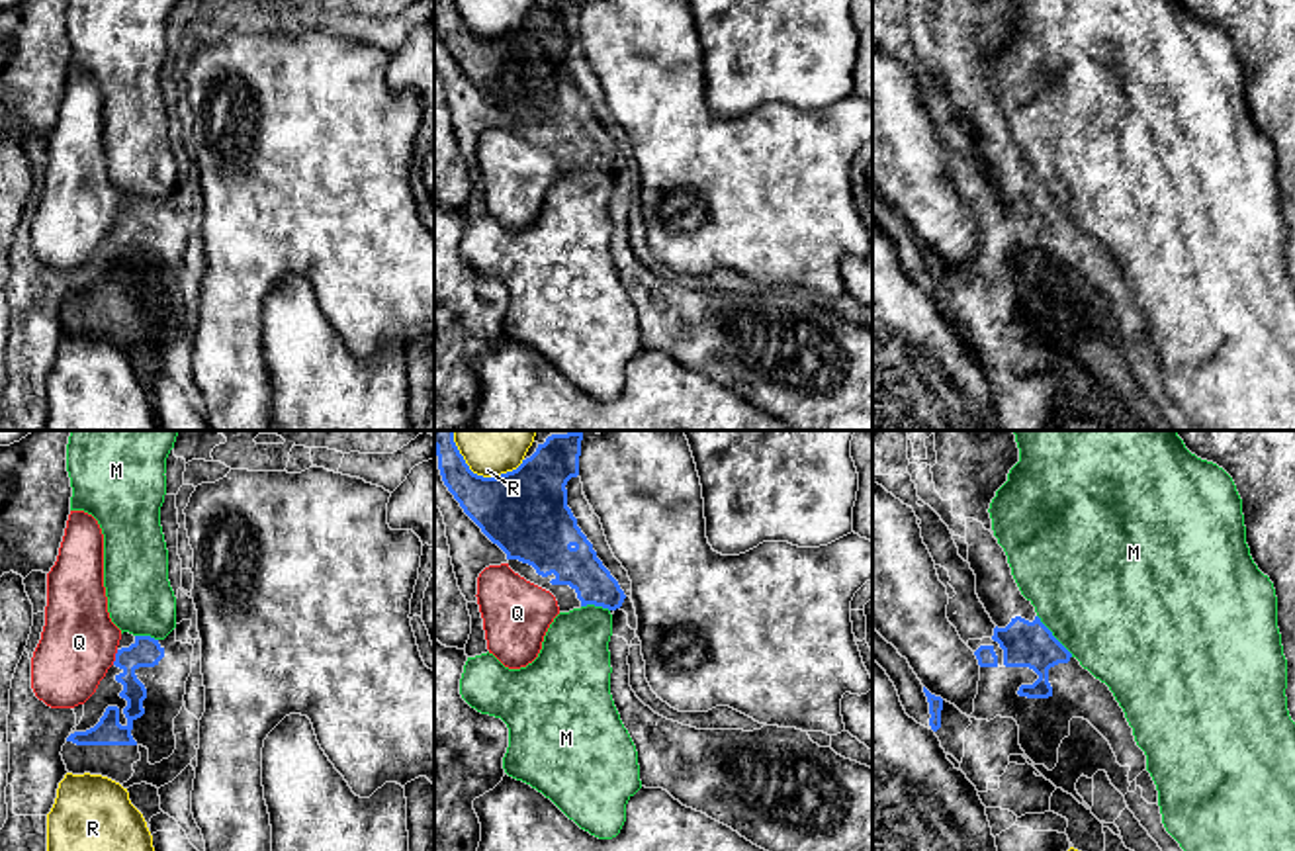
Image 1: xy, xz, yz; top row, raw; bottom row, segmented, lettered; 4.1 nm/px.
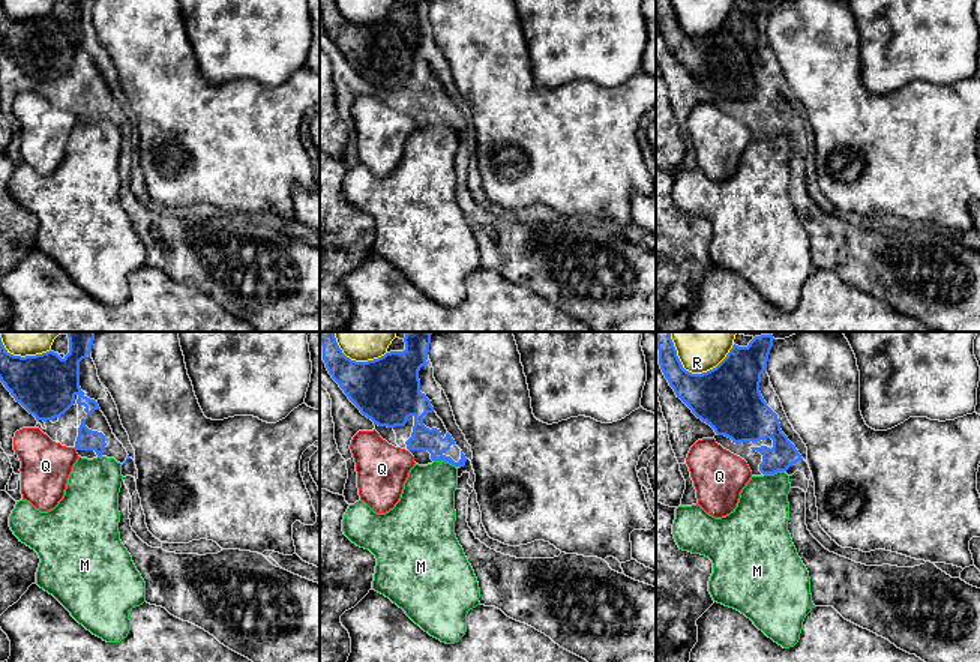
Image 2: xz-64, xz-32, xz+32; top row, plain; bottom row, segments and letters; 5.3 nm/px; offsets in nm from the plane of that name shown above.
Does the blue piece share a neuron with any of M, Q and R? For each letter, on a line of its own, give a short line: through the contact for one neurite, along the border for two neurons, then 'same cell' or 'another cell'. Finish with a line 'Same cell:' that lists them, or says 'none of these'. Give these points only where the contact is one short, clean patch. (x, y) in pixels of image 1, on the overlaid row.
M: another cell
Q: another cell
R: another cell
Same cell: none of these

